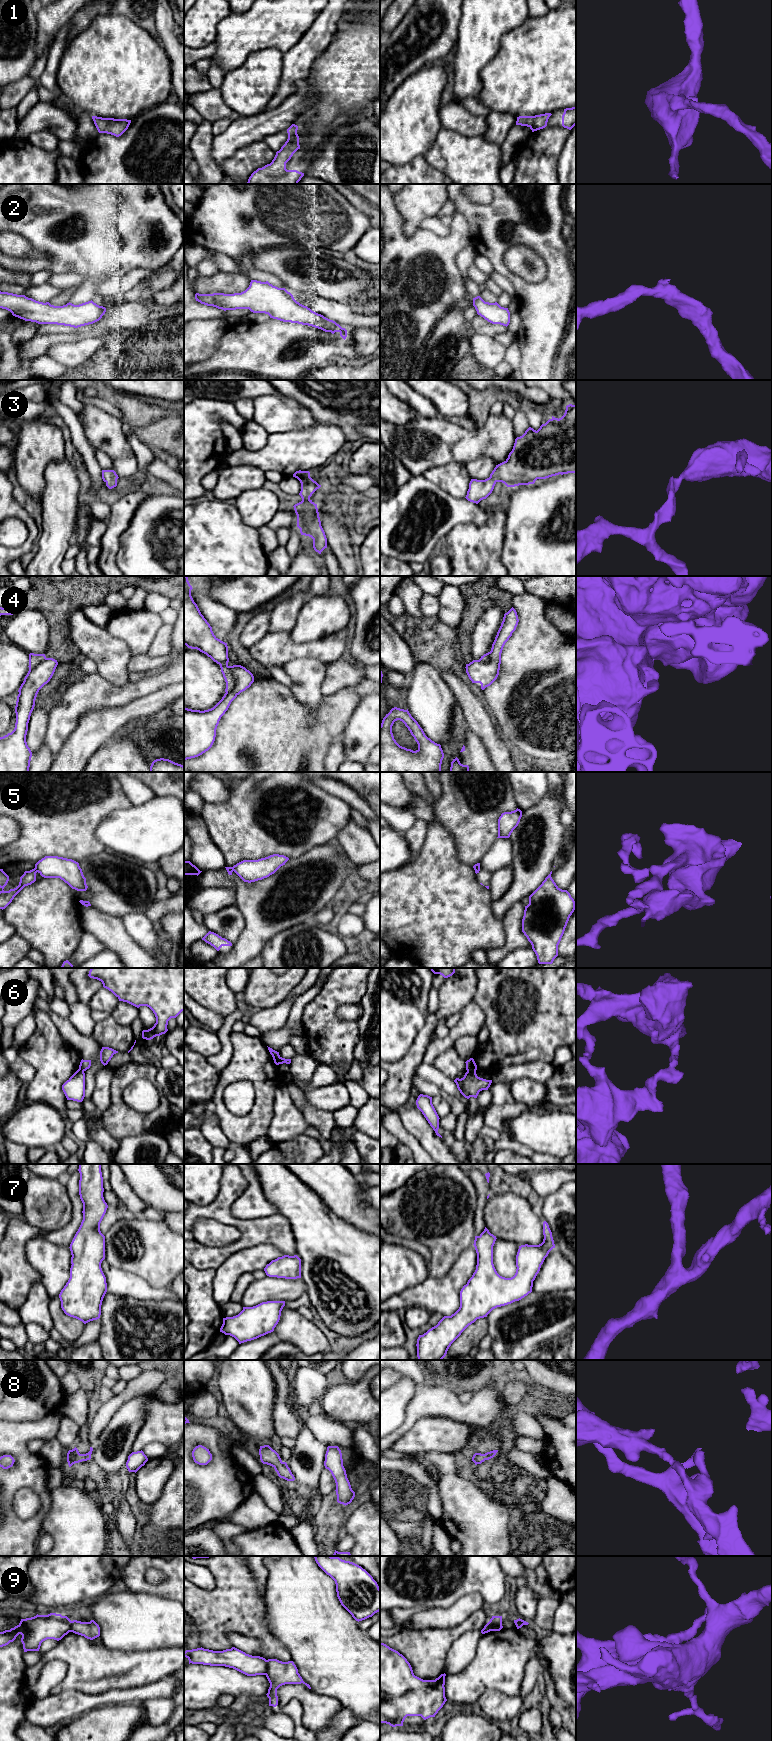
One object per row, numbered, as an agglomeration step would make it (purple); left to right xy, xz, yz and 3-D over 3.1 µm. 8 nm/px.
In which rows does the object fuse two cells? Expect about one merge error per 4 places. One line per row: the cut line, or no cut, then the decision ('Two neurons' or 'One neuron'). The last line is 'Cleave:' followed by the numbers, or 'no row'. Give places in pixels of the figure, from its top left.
1: No split. One neuron
2: No split. One neuron
3: No split. One neuron
4: Split along xz (229, 666), (235, 685), (226, 693). Two neurons
5: Split along xy (34, 868), (37, 871). Two neurons
6: Split along yz (467, 1070), (475, 1072). Two neurons
7: No split. One neuron
8: No split. One neuron
9: Split along xz (267, 1660), (267, 1671), (264, 1674). Two neurons
Cleave: 4, 5, 6, 9

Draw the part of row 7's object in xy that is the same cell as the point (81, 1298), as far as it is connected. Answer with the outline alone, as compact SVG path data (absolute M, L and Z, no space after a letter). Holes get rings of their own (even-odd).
M79 1164L79 1195L83 1203L83 1220L69 1247L72 1255L70 1278L59 1294L64 1313L84 1324L100 1318L102 1301L107 1292L106 1277L101 1268L105 1259L105 1236L100 1231L100 1223L108 1205L103 1197L101 1165Z

